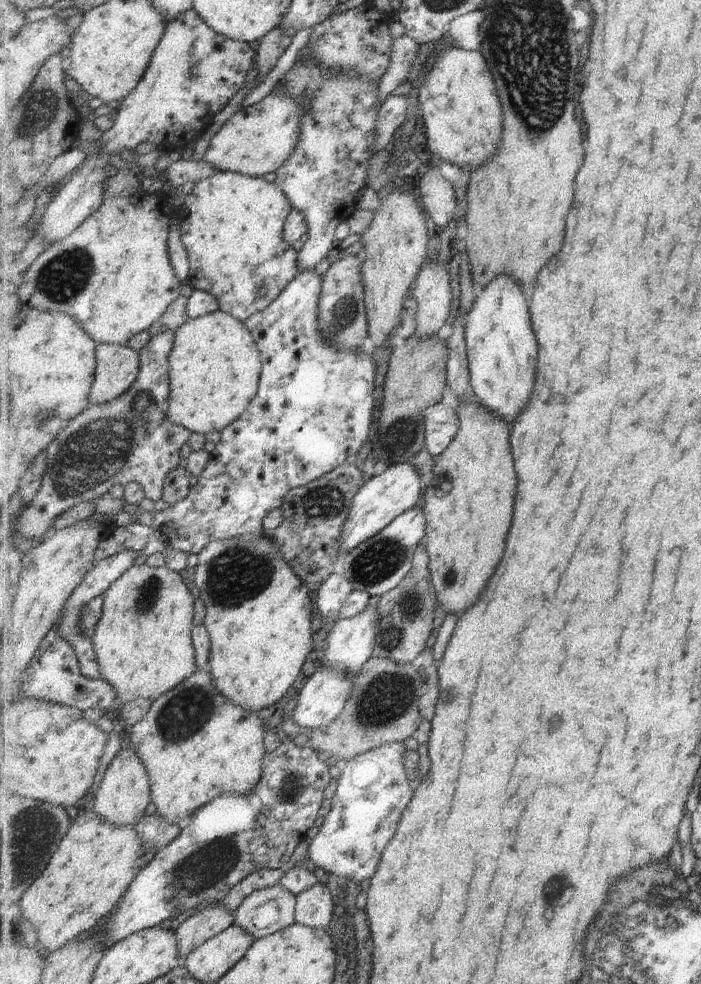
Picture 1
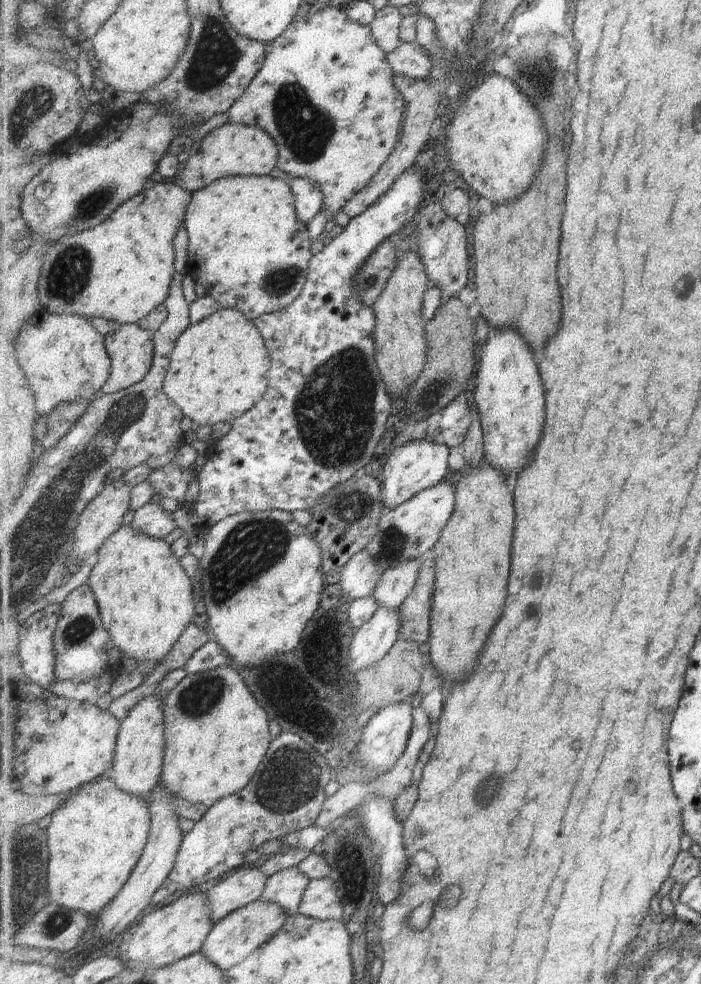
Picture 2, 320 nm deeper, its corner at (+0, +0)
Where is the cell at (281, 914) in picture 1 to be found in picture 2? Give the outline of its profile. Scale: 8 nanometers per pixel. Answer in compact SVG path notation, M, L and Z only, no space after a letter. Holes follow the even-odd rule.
M298 866L282 870L268 878L261 899L283 905L290 916L297 914L310 882L310 878Z

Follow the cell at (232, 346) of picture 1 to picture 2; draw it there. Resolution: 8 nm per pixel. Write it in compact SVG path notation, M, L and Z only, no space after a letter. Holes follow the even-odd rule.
M220 308L213 316L192 324L180 337L172 355L164 388L167 396L195 425L233 422L257 406L269 388L272 354L254 321L235 309Z

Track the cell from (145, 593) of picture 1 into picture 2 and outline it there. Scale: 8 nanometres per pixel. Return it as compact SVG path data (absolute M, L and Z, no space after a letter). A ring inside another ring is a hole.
M121 525L98 550L87 583L95 593L102 620L124 656L138 660L139 667L153 667L172 650L193 620L193 582L182 561L164 539Z

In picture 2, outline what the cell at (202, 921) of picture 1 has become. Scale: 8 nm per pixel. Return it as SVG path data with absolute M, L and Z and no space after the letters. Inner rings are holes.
M239 867L207 892L214 921L220 921L231 911L262 898L268 876L261 867Z

